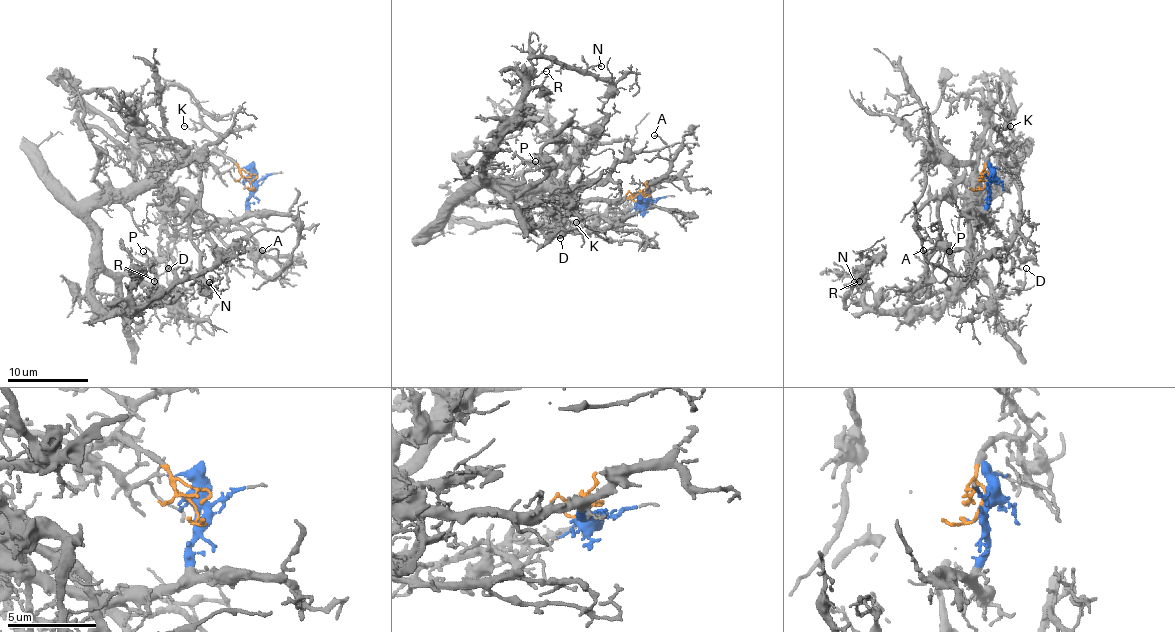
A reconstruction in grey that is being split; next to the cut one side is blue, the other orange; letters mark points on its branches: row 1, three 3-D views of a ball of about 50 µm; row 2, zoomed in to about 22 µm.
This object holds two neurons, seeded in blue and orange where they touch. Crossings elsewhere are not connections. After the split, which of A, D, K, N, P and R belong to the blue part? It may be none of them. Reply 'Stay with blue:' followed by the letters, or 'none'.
Stay with blue: D, N, P, R

